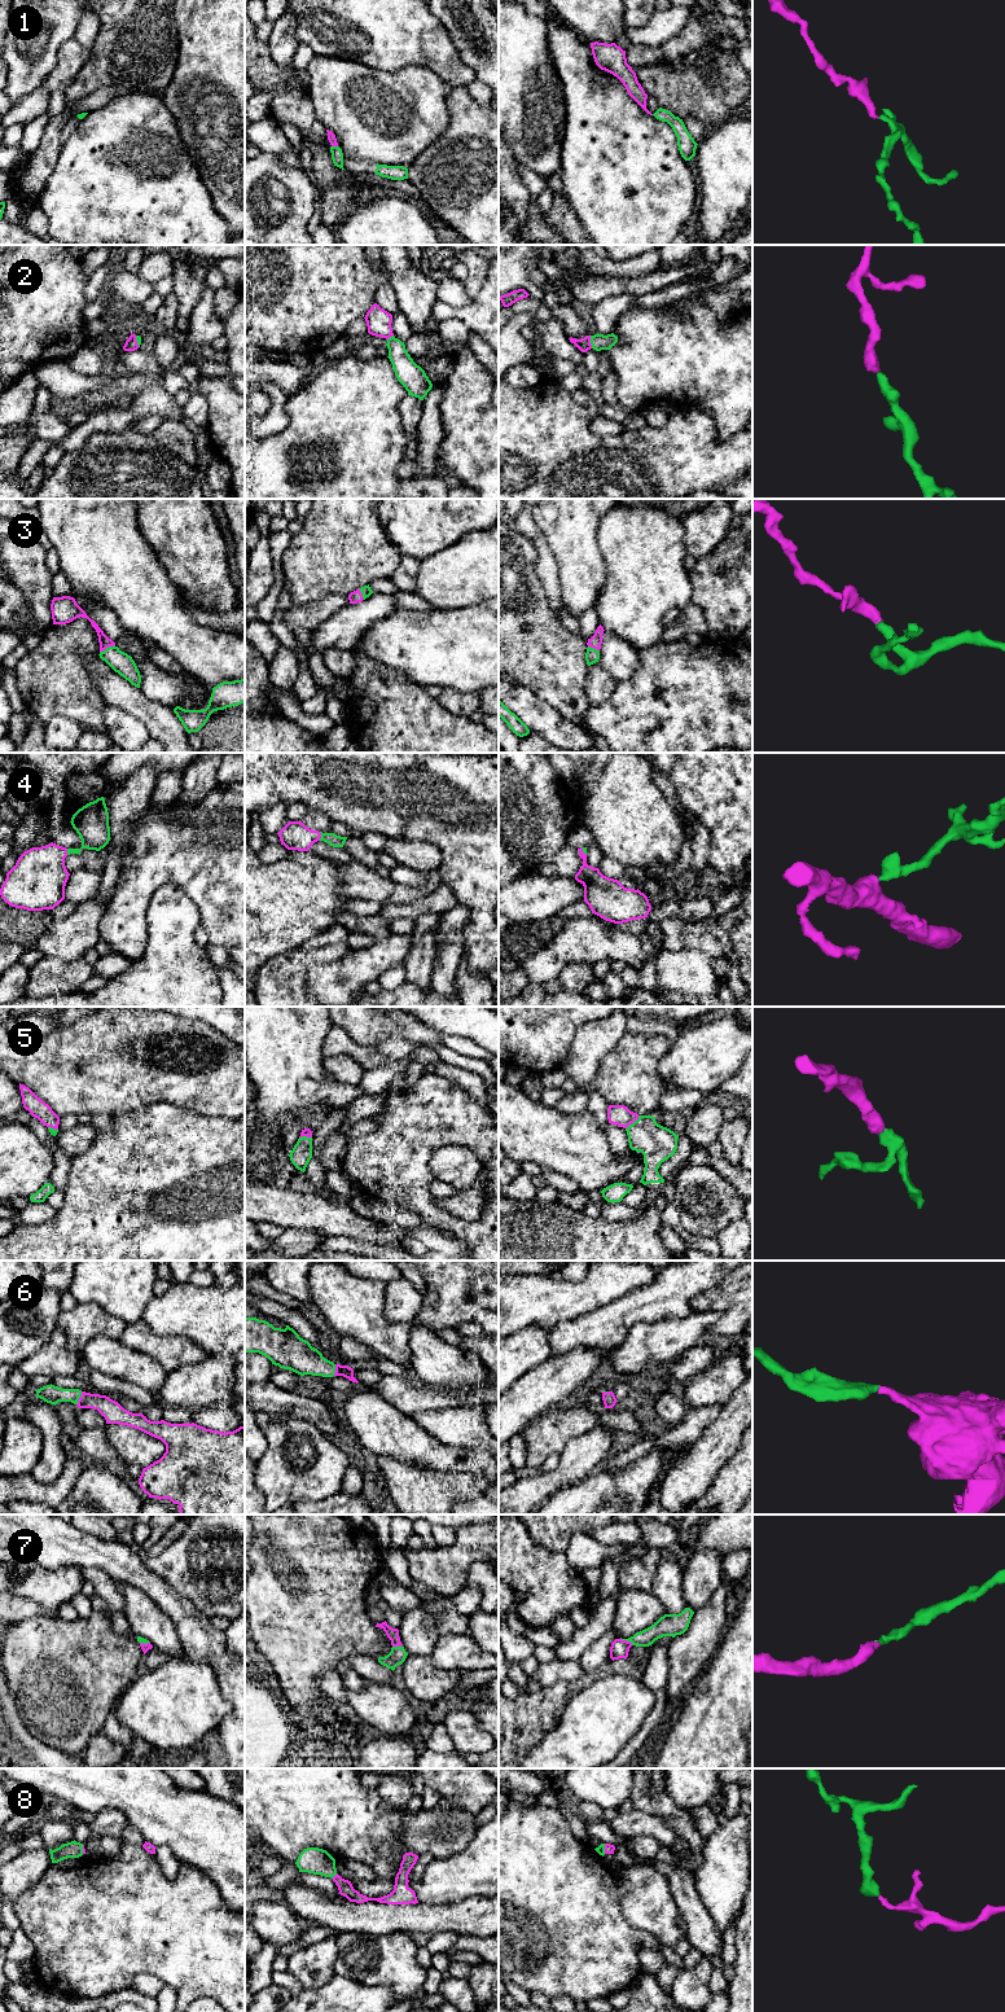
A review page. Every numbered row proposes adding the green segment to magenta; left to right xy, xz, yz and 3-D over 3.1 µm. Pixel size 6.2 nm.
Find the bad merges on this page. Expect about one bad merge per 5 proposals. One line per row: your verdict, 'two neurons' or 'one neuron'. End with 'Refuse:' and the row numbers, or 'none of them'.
1: one neuron
2: one neuron
3: one neuron
4: one neuron
5: one neuron
6: one neuron
7: one neuron
8: one neuron
Refuse: none of them

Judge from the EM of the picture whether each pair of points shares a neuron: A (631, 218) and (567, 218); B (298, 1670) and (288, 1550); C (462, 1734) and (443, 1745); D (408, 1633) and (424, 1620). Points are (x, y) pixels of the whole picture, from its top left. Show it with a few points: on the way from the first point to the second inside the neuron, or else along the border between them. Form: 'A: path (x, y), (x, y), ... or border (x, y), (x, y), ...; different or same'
A: border (565, 194), (587, 231); different
B: path (298, 1640), (298, 1579); same
C: border (442, 1723), (455, 1749); different
D: path (412, 1631), (420, 1623); same

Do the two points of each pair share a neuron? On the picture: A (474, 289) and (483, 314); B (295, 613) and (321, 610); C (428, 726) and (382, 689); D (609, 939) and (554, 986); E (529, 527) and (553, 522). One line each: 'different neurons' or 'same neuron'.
A: different neurons
B: same neuron
C: same neuron
D: different neurons
E: different neurons

